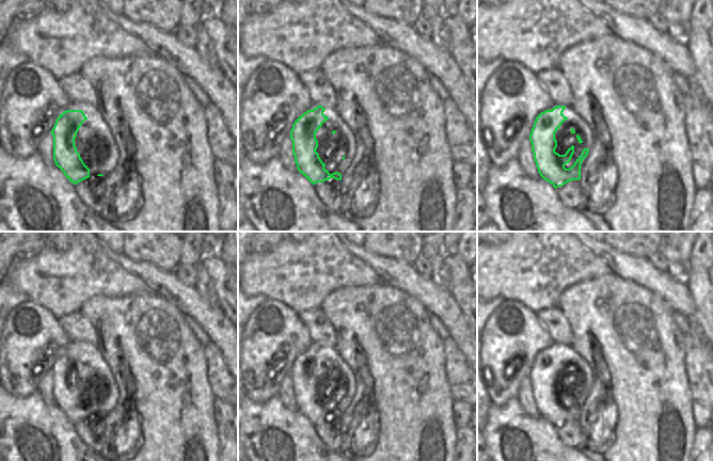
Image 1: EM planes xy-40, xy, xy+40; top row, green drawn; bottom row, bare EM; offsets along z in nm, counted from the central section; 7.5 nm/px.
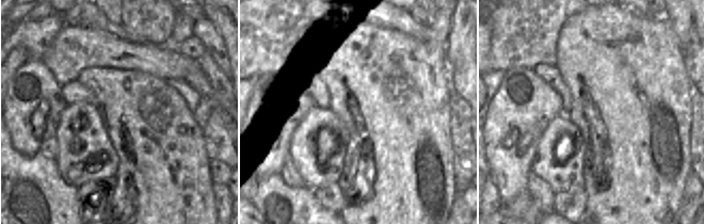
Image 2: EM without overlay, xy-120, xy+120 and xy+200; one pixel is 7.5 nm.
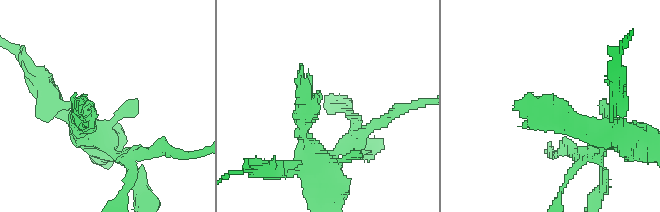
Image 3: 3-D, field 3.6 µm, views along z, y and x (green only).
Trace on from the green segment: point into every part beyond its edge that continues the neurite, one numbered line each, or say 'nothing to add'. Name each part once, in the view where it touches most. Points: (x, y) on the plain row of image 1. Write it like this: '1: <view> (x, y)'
1: xy+40 (565, 379)

